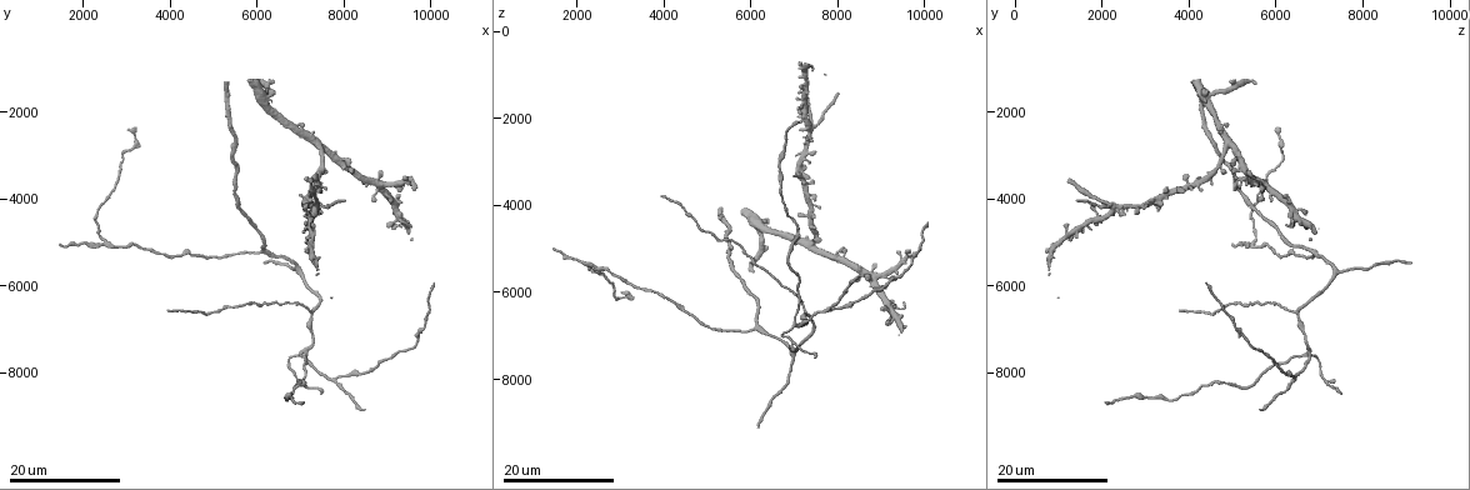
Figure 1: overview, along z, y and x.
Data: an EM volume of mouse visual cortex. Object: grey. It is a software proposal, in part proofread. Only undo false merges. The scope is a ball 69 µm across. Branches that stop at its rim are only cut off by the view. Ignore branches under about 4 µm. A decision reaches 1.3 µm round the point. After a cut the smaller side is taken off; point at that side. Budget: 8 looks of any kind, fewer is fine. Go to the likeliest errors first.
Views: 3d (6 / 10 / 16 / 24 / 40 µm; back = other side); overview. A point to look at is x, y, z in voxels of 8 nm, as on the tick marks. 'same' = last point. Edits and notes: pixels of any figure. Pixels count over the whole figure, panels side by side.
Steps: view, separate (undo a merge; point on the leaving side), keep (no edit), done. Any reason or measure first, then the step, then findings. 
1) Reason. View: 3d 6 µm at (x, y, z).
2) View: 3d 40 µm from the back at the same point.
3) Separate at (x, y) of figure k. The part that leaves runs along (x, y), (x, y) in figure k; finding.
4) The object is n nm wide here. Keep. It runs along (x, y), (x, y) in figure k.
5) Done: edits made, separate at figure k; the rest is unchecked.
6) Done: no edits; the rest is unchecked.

Four arms meet. View: 3d 24 µm at (7050, 7500, 6750).

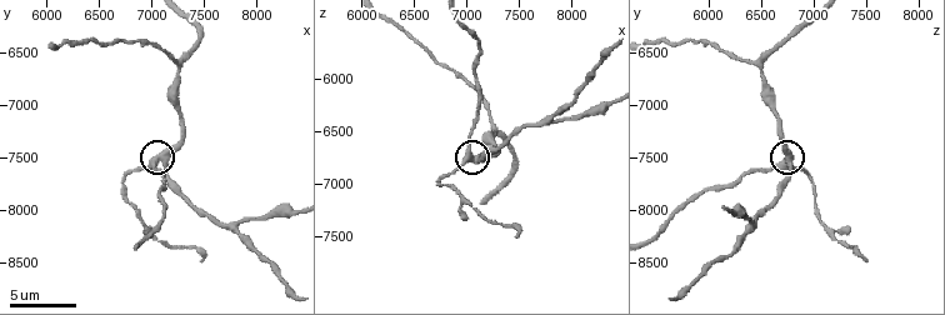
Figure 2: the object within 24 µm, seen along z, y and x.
View: 3d 10 µm at (7100, 7520, 6760).

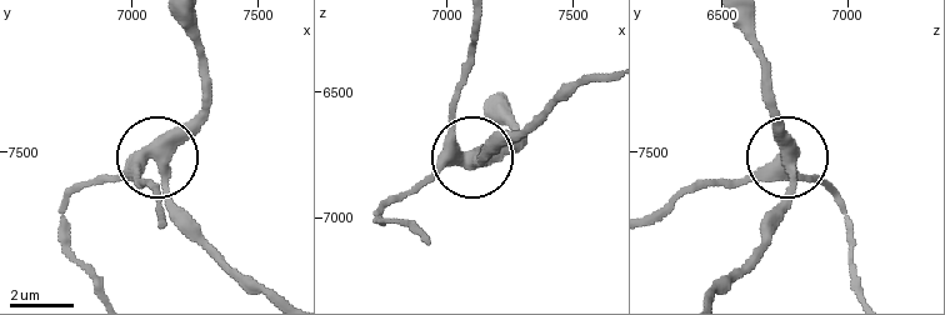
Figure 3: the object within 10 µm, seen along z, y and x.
Keep. It runs along (735, 24), (758, 56), (793, 185), (768, 239) in figure 3; continuous, no second neuron.

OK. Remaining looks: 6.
Arms part here. View: 3d 24 µm at (7400, 4250, 2200).

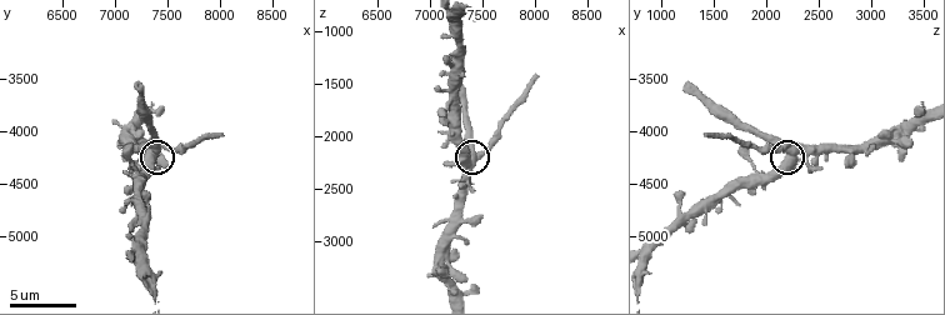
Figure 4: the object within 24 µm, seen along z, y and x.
View: 3d 6 µm at (7320, 4240, 2180).

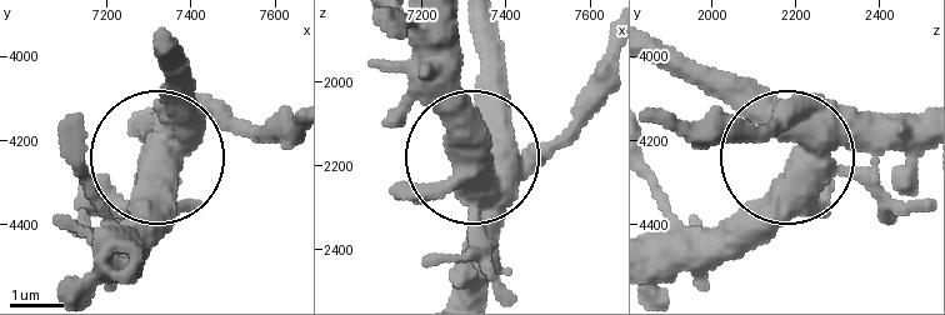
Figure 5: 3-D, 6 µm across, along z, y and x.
The object is 520 nm wide here. Separate at (215, 114) of figure 5. A second neuron is stuck on.

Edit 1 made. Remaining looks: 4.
View: 3d 24 µm at (6100, 5200, 6900).

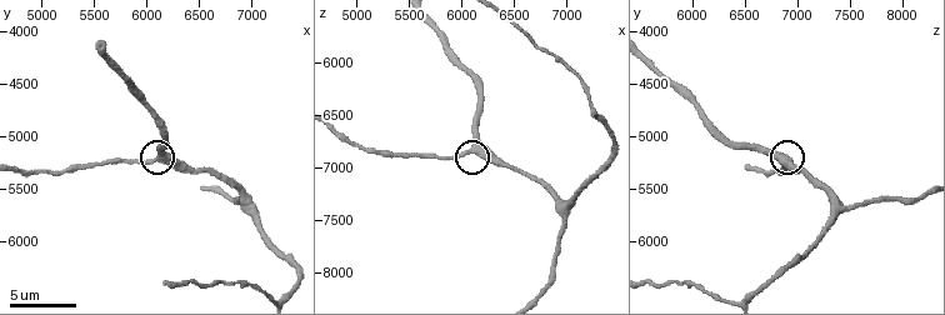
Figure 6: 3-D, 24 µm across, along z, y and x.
View: 3d 10 µm at (6080, 5200, 6840).

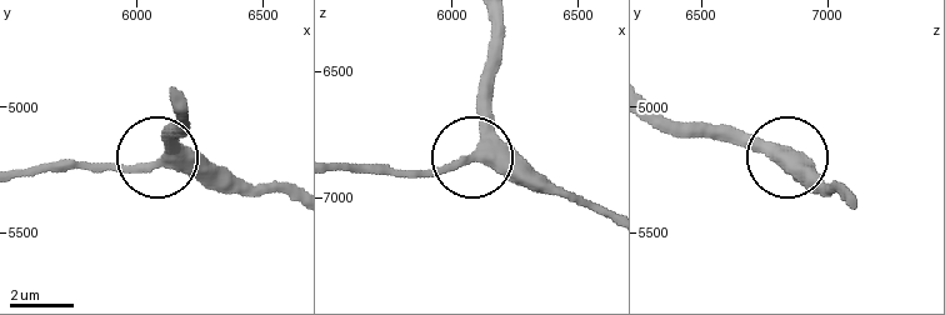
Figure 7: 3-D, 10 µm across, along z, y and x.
The object is 350 nm wide here. Keep. It runs along (490, 21), (490, 134), (483, 150), (459, 166), (373, 174) in figure 7; one neuron here.

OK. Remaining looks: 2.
Three arms meet. View: 3d 6 µm at (7780, 8180, 6400).

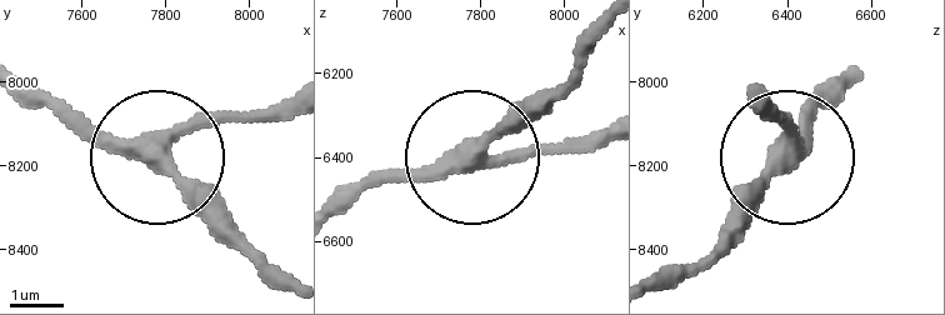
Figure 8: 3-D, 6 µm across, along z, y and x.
The side arm is 10 µm long. Keep. It runs along (25, 80), (160, 156), (235, 233) in figure 8; all the same neuron.

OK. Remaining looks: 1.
Done: edits made, separate at figure 5; the rest is unchecked.

